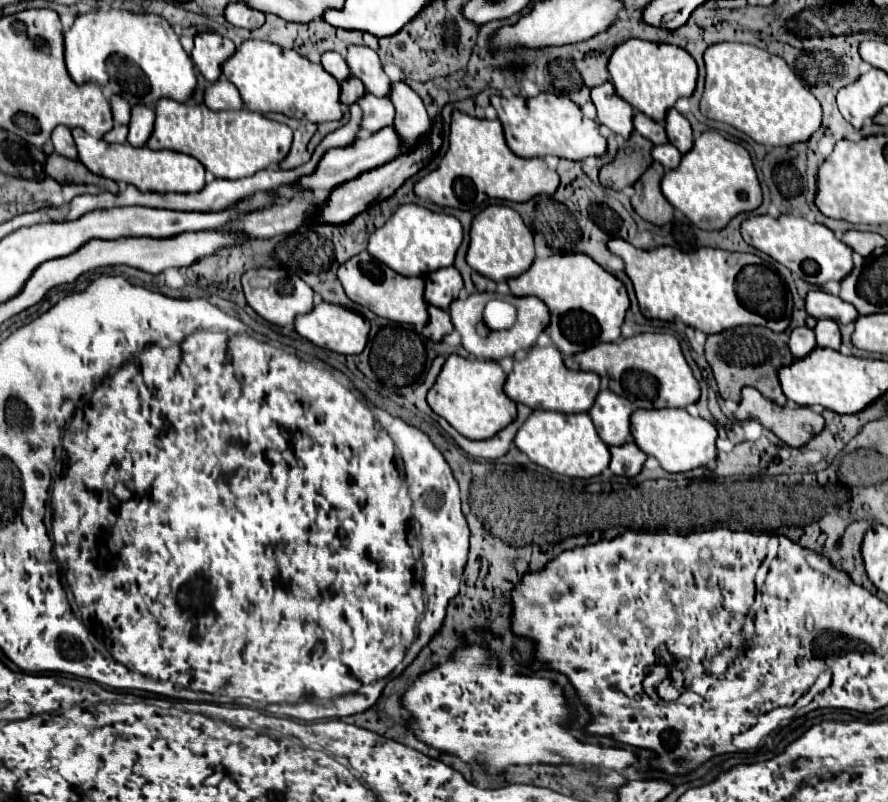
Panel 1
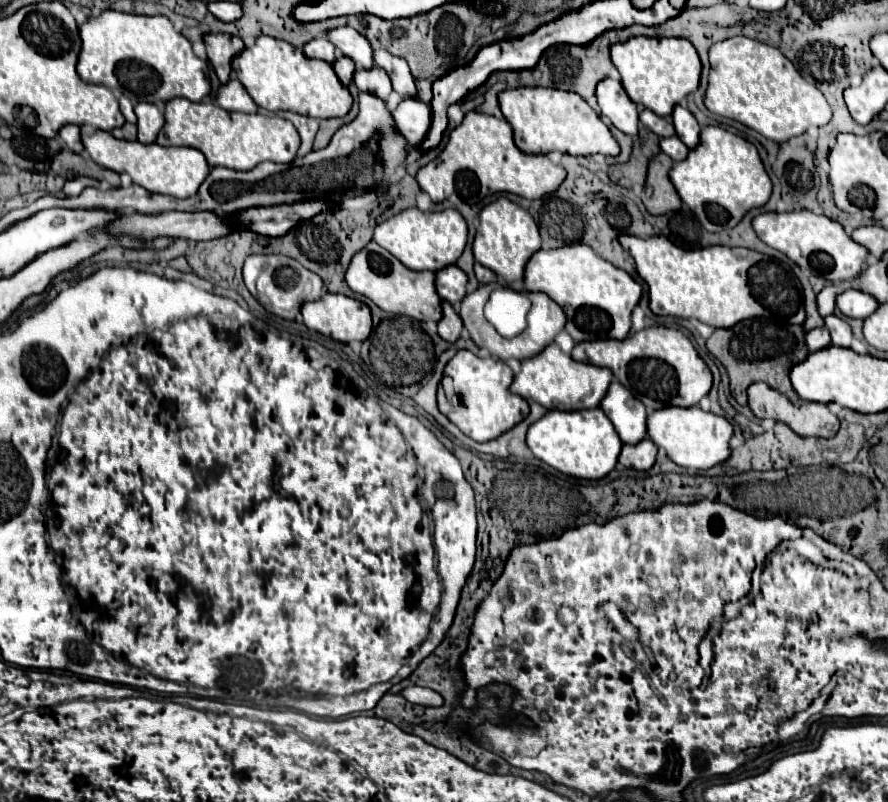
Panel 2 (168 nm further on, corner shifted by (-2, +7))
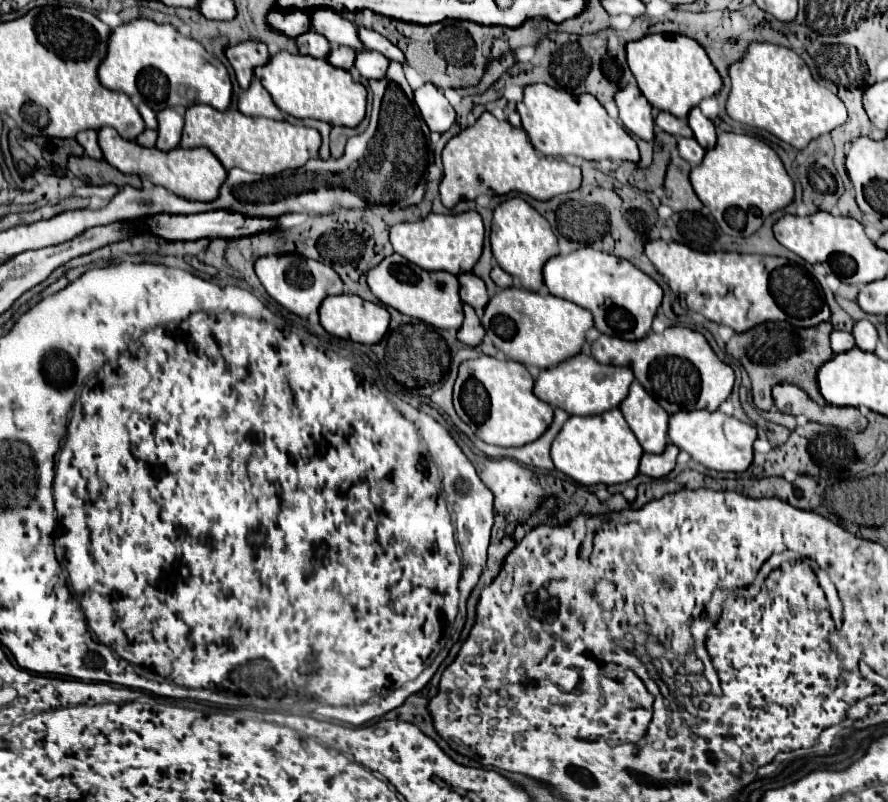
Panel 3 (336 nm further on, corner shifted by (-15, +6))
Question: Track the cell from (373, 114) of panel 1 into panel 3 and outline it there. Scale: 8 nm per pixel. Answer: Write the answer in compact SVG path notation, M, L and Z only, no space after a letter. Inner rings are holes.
M362 49L362 51L356 51L354 67L366 79L380 79L380 77L384 77L384 73L388 69L388 59L382 53L376 53L376 51L370 51L370 49Z

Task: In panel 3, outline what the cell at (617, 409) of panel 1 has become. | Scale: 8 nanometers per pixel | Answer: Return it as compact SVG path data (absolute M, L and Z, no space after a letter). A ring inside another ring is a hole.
M634 381L620 411L646 453L662 453L668 443L668 413Z

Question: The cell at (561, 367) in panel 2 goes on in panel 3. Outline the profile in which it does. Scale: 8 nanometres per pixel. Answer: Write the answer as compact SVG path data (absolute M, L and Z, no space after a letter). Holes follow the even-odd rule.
M580 353L552 369L542 371L534 383L534 395L552 407L564 409L570 415L600 415L618 407L626 399L632 381L632 369L602 365L594 357L586 357L584 353Z

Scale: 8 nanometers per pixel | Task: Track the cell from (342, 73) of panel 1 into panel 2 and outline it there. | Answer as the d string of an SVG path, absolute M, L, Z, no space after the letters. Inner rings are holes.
M319 38L319 40L311 40L311 44L305 44L303 46L303 52L305 52L305 56L309 56L309 58L319 58L319 60L325 60L325 62L329 62L329 64L333 64L335 62L335 46L329 42L329 40L325 40L325 38Z

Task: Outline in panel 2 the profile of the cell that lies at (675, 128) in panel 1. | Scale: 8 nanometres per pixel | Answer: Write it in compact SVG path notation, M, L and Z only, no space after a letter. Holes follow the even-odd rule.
M677 104L671 114L671 120L673 120L677 136L687 144L687 148L695 148L699 144L699 130L701 130L695 116L685 106Z

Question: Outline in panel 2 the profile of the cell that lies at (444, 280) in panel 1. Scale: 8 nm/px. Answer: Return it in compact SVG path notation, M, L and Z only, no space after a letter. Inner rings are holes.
M455 264L435 272L435 288L437 294L447 300L449 304L457 304L465 296L465 284L467 284L467 274L457 268Z

